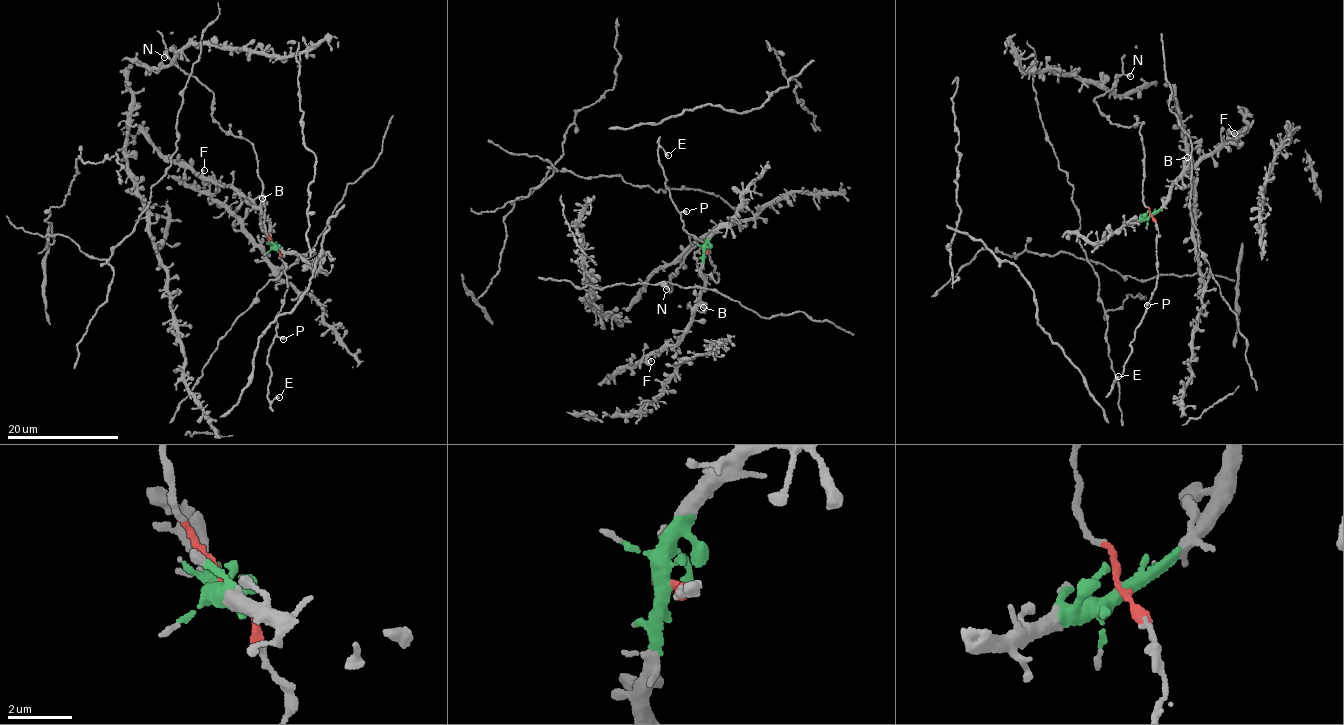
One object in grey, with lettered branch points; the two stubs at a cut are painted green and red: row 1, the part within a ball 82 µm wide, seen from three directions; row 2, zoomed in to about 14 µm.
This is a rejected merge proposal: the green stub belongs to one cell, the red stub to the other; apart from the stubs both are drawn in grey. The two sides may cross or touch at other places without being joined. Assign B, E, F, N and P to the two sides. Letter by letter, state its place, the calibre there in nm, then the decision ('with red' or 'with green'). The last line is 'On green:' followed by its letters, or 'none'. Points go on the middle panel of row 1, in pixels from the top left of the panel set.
B: place (703, 307); calibre 550 nm; with green
E: place (668, 155); calibre 320 nm; with red
F: place (651, 361); calibre 280 nm; with green
N: place (666, 289); calibre 360 nm; with red
P: place (686, 211); calibre 320 nm; with red
On green: B, F

